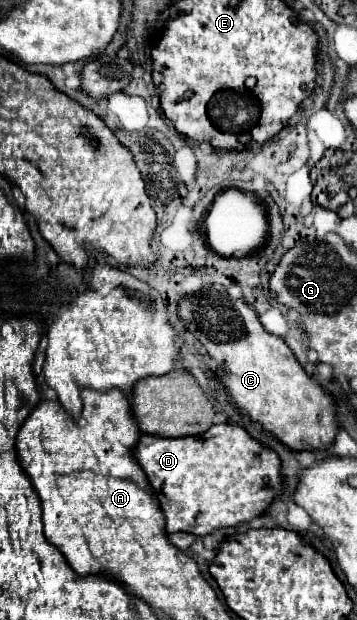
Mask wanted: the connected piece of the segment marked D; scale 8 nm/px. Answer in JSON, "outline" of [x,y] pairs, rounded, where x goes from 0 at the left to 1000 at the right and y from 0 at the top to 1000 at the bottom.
{"outline":[[[594,685],[571,702],[499,708],[398,702],[392,715],[381,715],[381,740],[392,740],[392,753],[403,753],[415,779],[426,779],[426,792],[437,792],[437,802],[448,805],[448,821],[465,837],[459,850],[471,850],[471,860],[515,856],[538,863],[577,863],[599,853],[667,850],[683,840],[728,834],[790,792],[779,734],[706,708],[672,685]]]}

